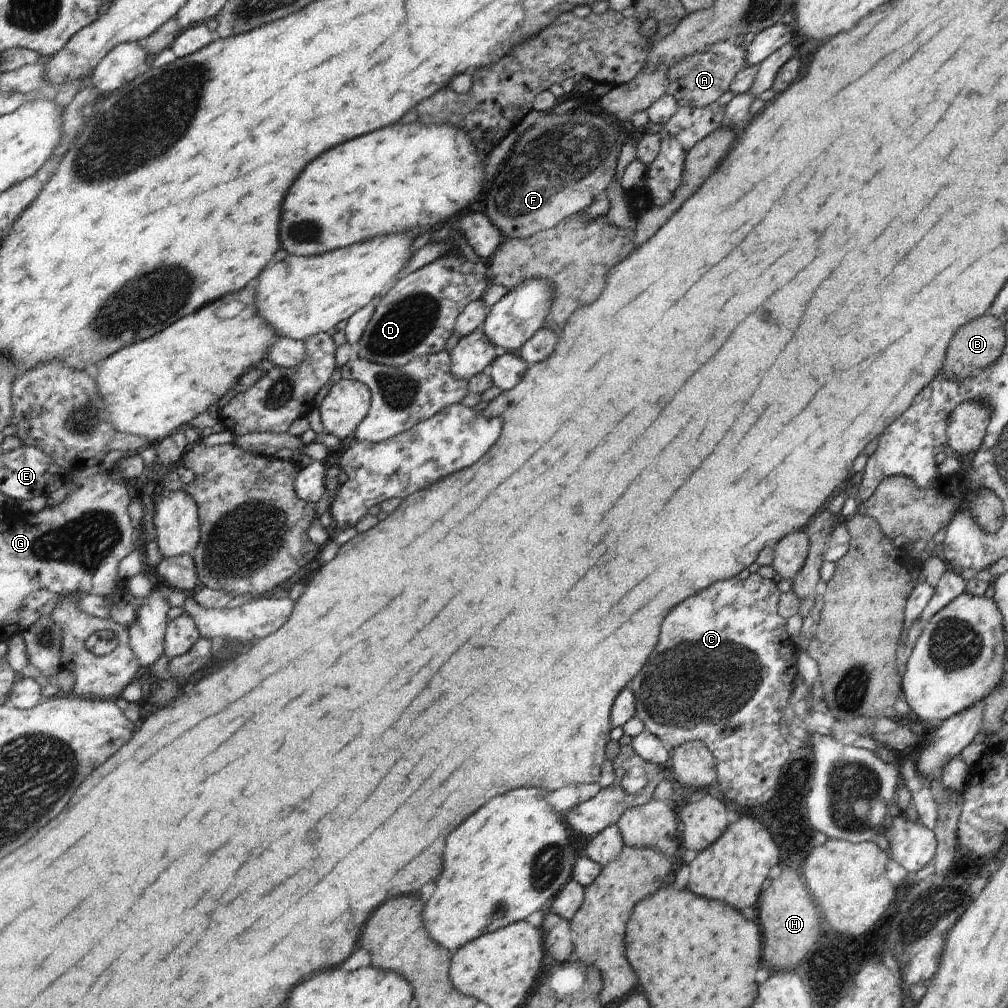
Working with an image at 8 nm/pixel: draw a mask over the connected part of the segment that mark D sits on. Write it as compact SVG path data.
M459 249L452 250L397 280L387 294L381 296L379 305L355 347L356 355L380 365L400 367L418 356L434 355L445 351L445 344L455 334L456 324L463 310L473 301L483 298L483 294L491 284L490 268L487 268L485 263L471 262L463 257Z

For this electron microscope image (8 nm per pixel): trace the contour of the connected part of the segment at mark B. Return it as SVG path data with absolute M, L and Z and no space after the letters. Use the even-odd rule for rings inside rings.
M985 312L983 316L963 324L955 336L951 336L951 342L945 352L943 370L940 370L944 377L949 380L973 378L974 374L982 368L988 367L994 360L999 358L1004 347L1004 330L1001 318L991 316Z

